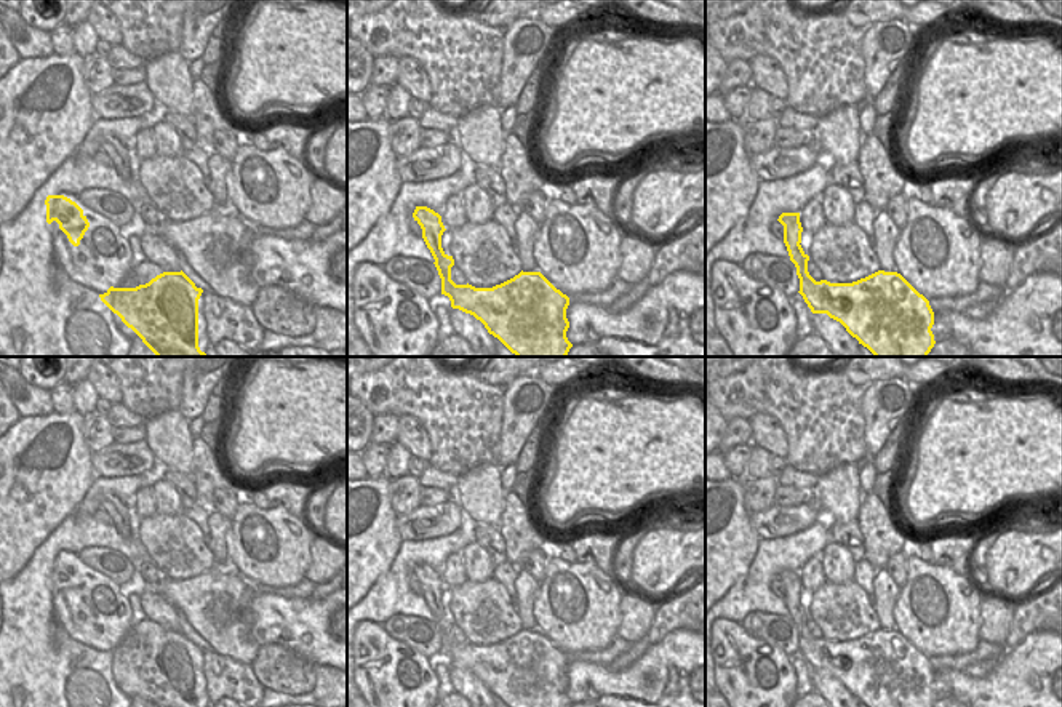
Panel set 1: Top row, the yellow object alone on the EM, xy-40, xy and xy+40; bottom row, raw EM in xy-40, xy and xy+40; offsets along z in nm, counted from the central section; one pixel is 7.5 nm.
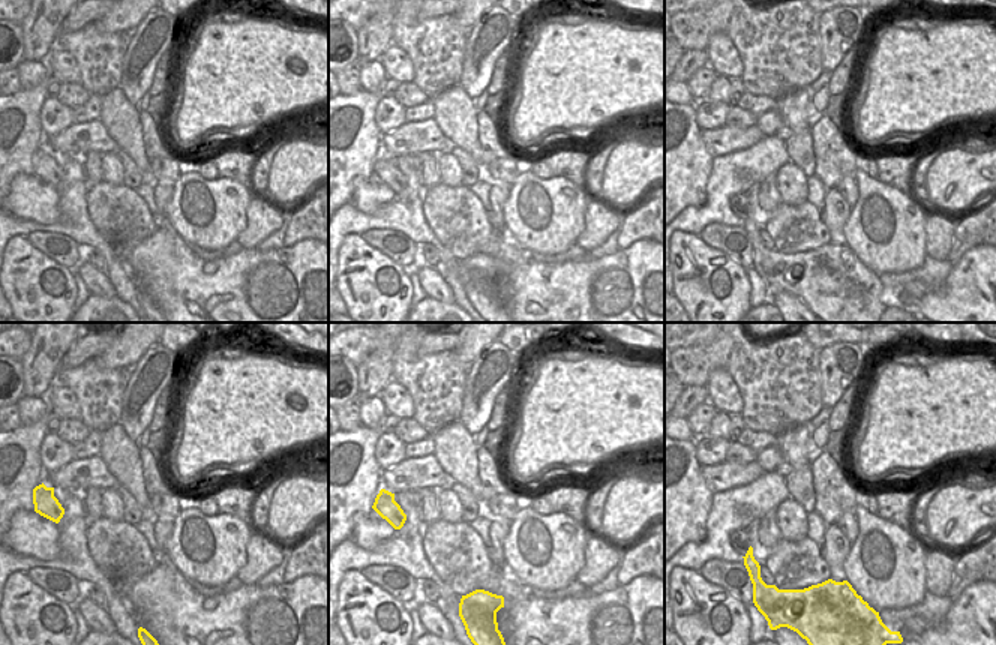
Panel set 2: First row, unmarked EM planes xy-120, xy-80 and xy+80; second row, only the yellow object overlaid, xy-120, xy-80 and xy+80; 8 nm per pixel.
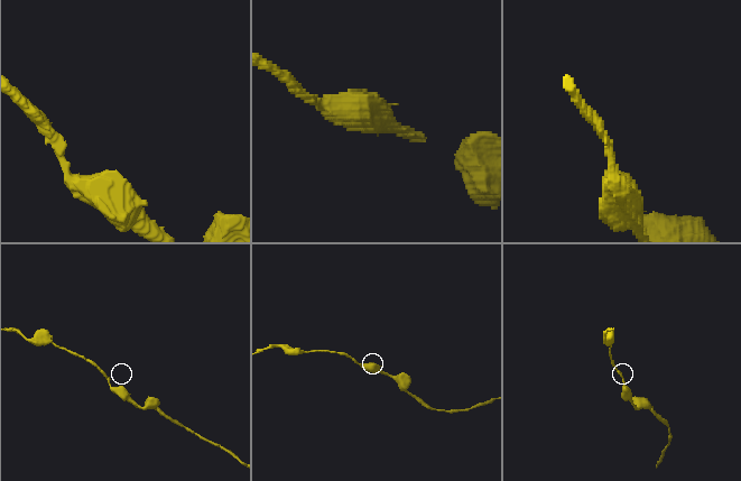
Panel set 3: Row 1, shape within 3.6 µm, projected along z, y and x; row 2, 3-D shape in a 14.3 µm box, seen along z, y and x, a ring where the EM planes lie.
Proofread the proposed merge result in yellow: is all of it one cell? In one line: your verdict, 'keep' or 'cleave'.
keep

